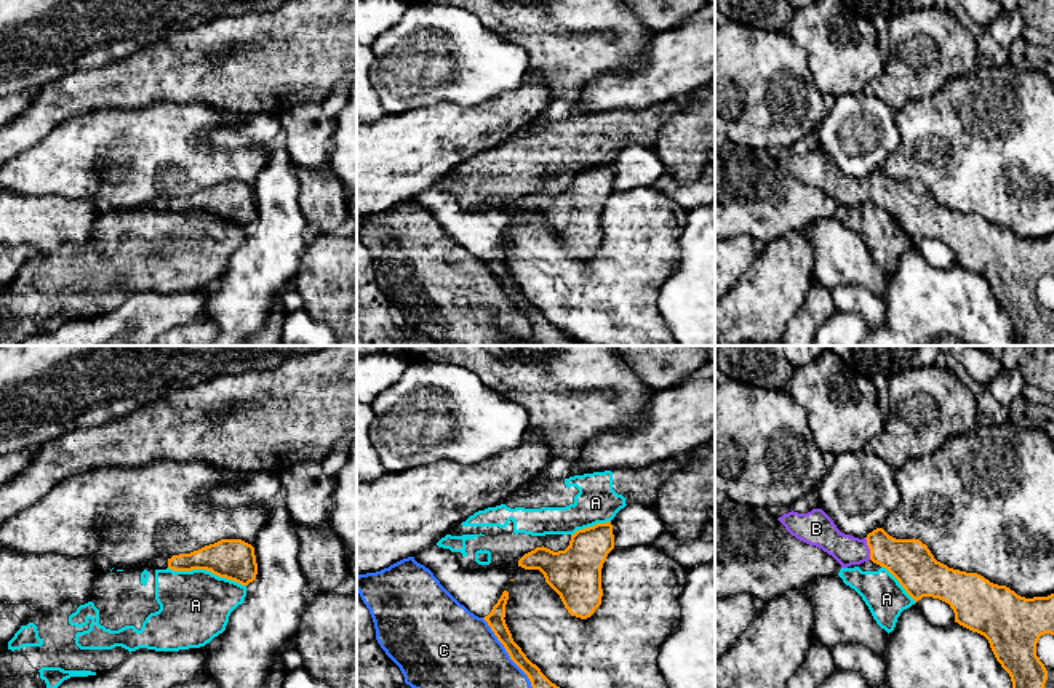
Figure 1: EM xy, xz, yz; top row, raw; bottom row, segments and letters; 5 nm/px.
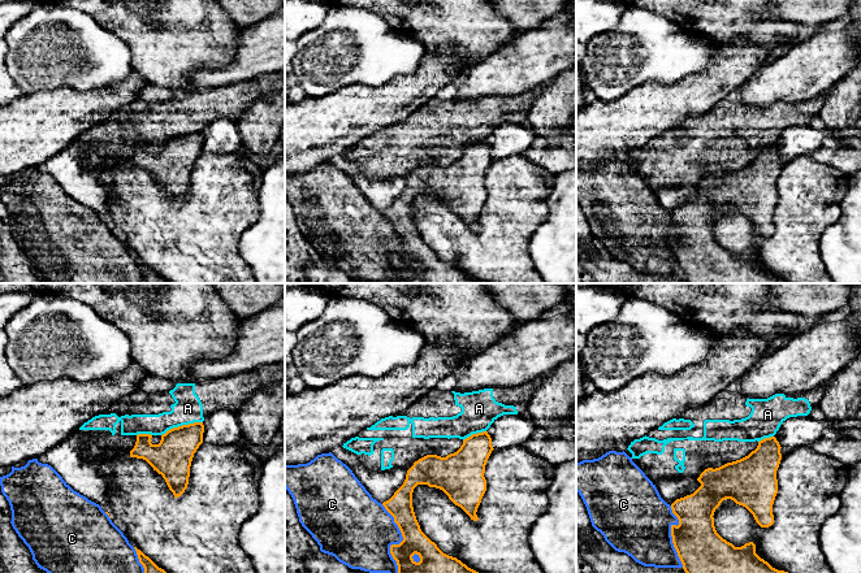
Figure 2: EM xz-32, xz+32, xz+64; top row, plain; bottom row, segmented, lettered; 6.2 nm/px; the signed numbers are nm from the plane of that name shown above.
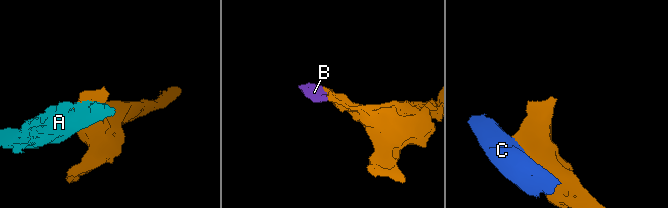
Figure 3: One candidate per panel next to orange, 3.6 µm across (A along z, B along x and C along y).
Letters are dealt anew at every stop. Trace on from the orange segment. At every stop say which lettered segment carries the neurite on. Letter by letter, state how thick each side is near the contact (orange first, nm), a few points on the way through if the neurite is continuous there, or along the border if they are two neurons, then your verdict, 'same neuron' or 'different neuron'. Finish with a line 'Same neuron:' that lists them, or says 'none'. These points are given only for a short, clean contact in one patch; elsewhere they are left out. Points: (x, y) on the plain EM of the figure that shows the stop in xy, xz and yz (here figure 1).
A: 200 nm thick on the orange side, 360 nm on the other; border along xy (168, 208), (173, 212), (210, 212), (245, 228); different neuron
B: 220 nm thick on the orange side, 150 nm on the other; runs through yz (910, 204), (880, 189), (869, 189), (842, 189), (822, 175); same neuron
C: 140 nm thick on the orange side, 420 nm on the other; different neuron
Same neuron: B

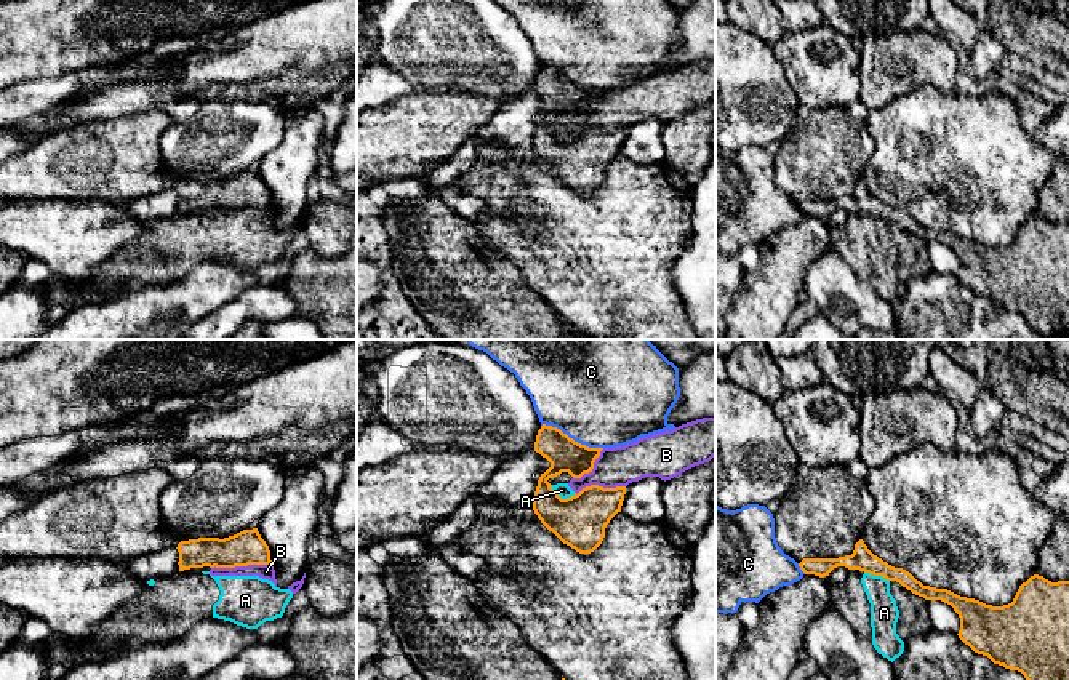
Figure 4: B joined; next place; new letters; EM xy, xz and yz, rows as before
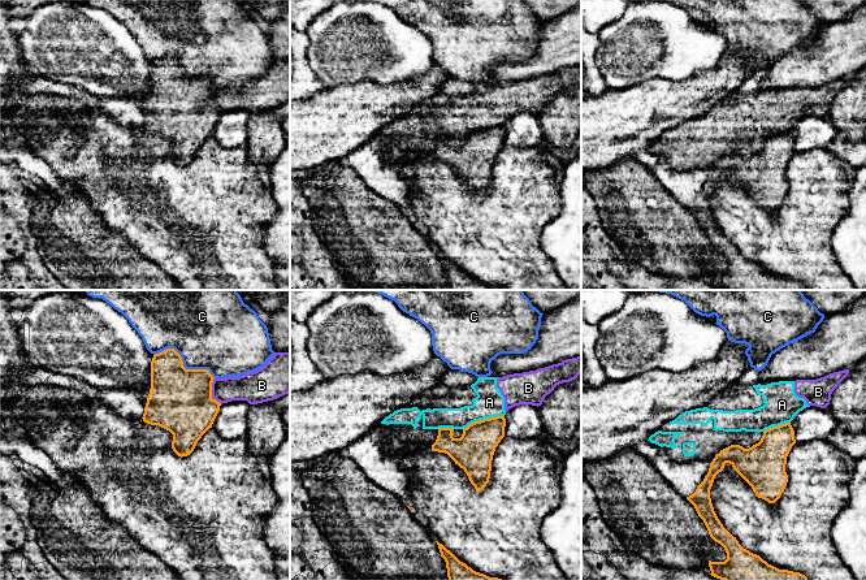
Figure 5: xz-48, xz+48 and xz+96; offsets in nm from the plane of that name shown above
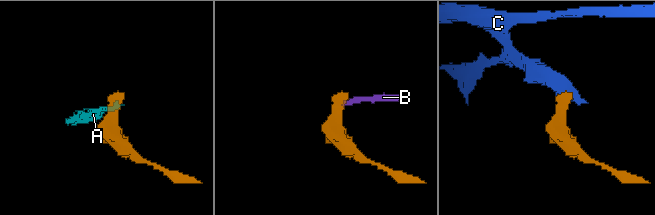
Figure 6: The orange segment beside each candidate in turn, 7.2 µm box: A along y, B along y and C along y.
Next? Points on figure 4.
A: 260 nm thick on the orange side, 70 nm on the other; border along xz (549, 128), (562, 140), (575, 136); different neuron
B: 180 nm thick on the orange side, 80 nm on the other; border along xy (269, 205), (212, 210); different neuron
C: 170 nm thick on the orange side, 440 nm on the other; different neuron
Same neuron: none

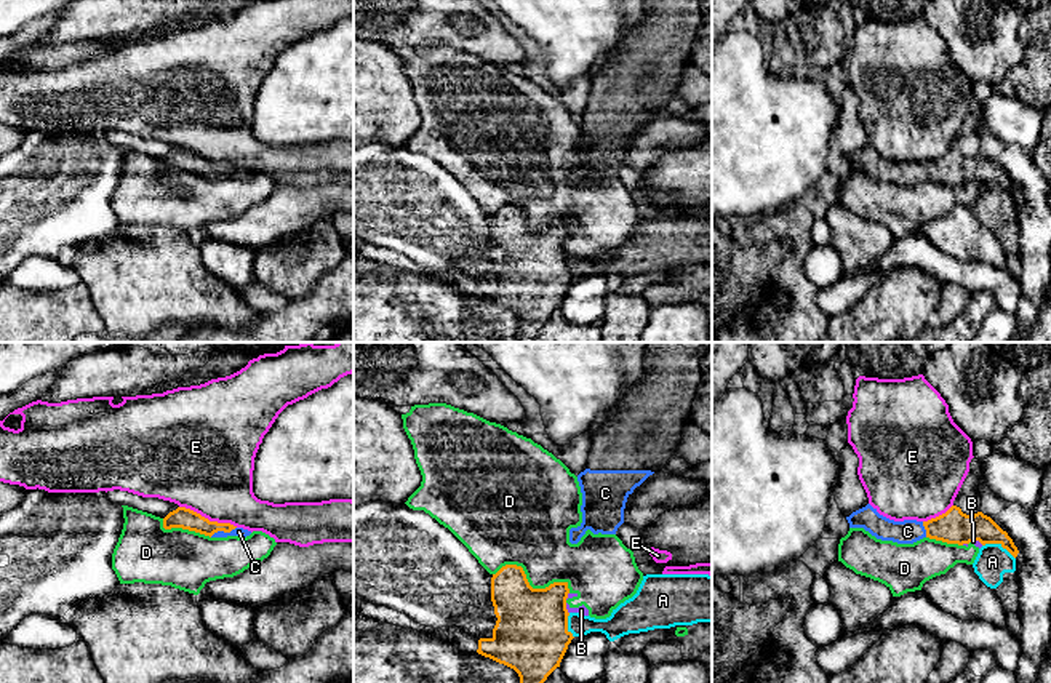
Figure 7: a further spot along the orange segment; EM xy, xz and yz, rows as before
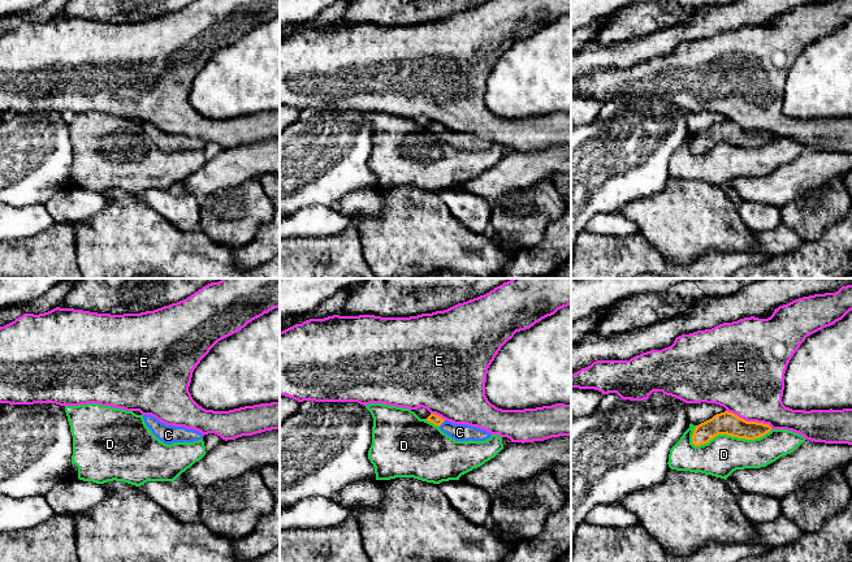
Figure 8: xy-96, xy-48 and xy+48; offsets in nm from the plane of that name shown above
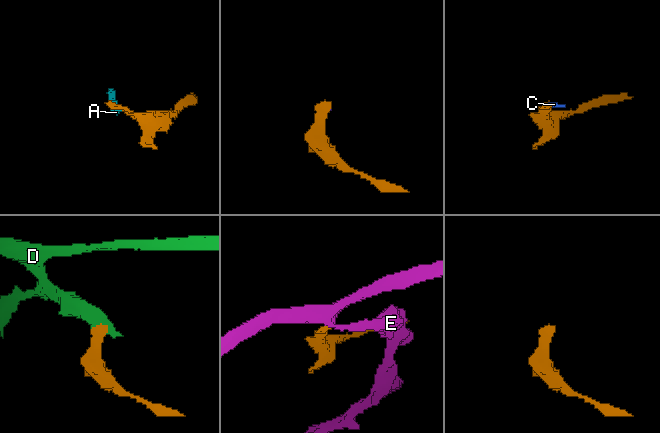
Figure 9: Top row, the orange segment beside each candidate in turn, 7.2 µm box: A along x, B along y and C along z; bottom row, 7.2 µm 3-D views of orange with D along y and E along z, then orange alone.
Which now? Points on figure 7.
A: 170 nm thick on the orange side, 170 nm on the other; border along yz (983, 186), (1000, 186), (1015, 200); different neuron
B: 170 nm thick on the orange side, 30 nm on the other; border along yz (971, 183), (983, 186); different neuron
C: 110 nm thick on the orange side, 50 nm on the other; runs through xy (186, 160), (208, 170), (223, 171), (239, 173); same neuron
D: 360 nm thick on the orange side, 340 nm on the other; different neuron
E: 110 nm thick on the orange side, 440 nm on the other; border along xy (179, 147), (189, 149), (210, 162), (229, 163), (237, 168); different neuron
Same neuron: C

